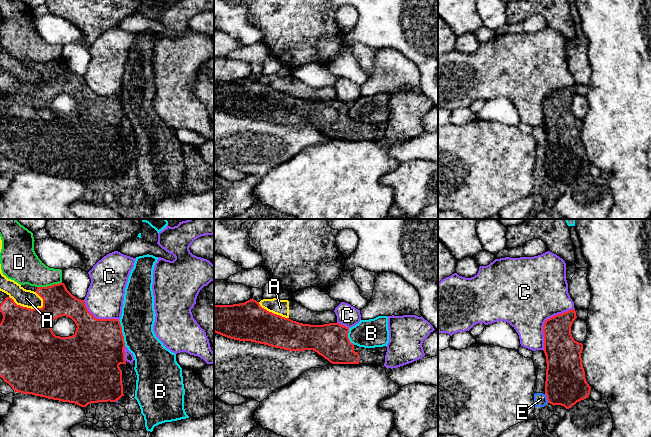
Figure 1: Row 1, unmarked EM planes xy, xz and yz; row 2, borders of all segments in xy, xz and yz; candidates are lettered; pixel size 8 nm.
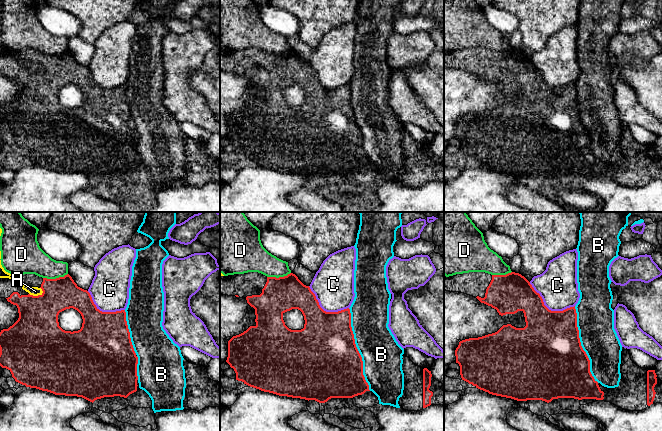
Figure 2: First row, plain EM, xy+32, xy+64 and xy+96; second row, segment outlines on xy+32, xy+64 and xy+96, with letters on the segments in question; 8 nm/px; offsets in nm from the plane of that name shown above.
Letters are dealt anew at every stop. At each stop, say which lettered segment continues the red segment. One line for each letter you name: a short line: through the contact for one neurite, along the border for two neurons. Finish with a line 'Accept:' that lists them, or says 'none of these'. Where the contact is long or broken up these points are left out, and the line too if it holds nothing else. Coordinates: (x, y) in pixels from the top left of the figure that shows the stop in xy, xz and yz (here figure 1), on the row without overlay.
Accept: none of these

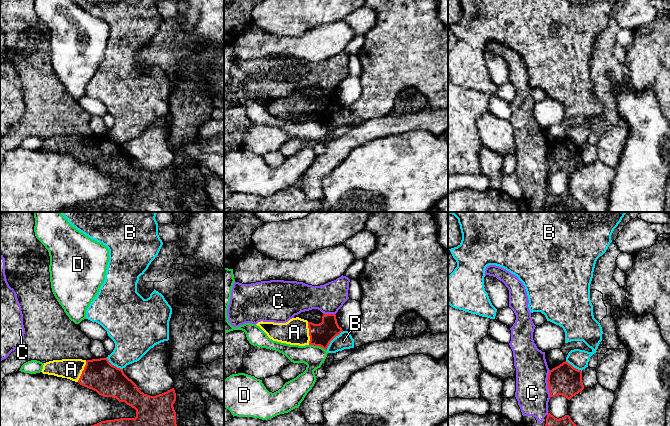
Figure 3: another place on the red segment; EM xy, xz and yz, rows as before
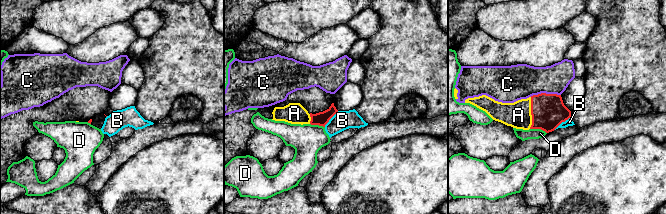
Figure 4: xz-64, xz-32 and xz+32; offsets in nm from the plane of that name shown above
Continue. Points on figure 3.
Accept: A

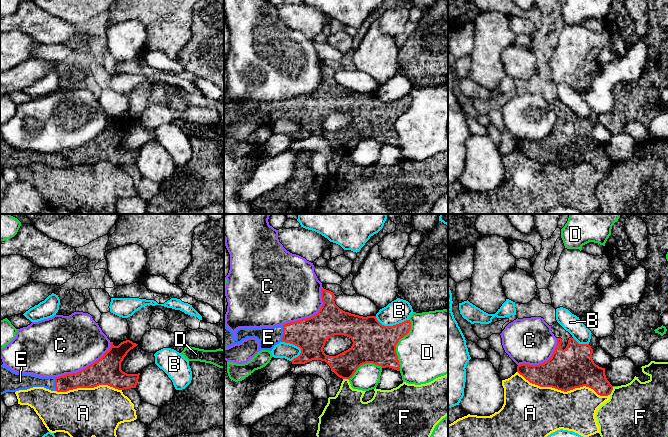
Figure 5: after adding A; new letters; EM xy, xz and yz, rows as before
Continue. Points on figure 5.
Accept: E

